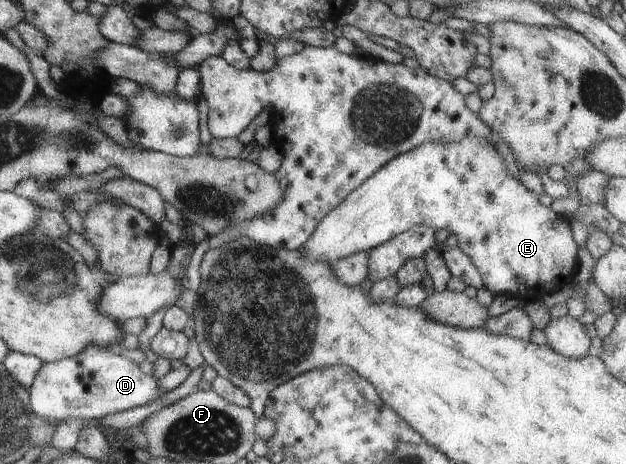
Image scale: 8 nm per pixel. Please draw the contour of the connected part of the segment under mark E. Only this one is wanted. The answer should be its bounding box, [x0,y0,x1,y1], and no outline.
[299,137,579,301]

